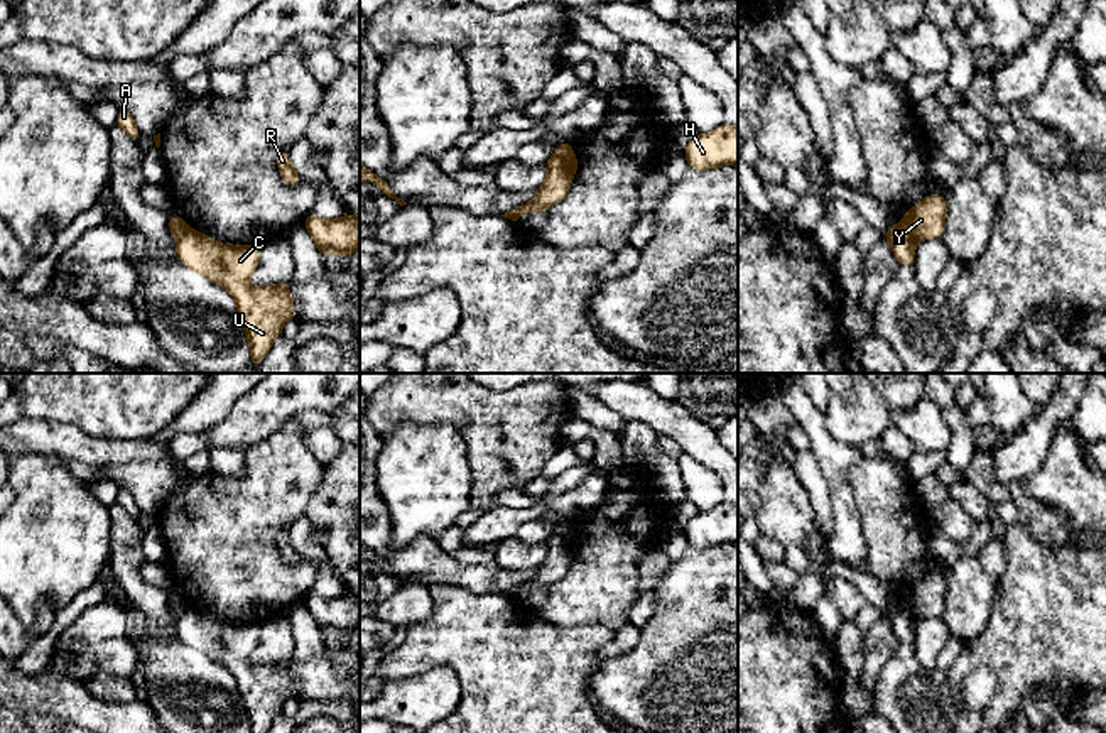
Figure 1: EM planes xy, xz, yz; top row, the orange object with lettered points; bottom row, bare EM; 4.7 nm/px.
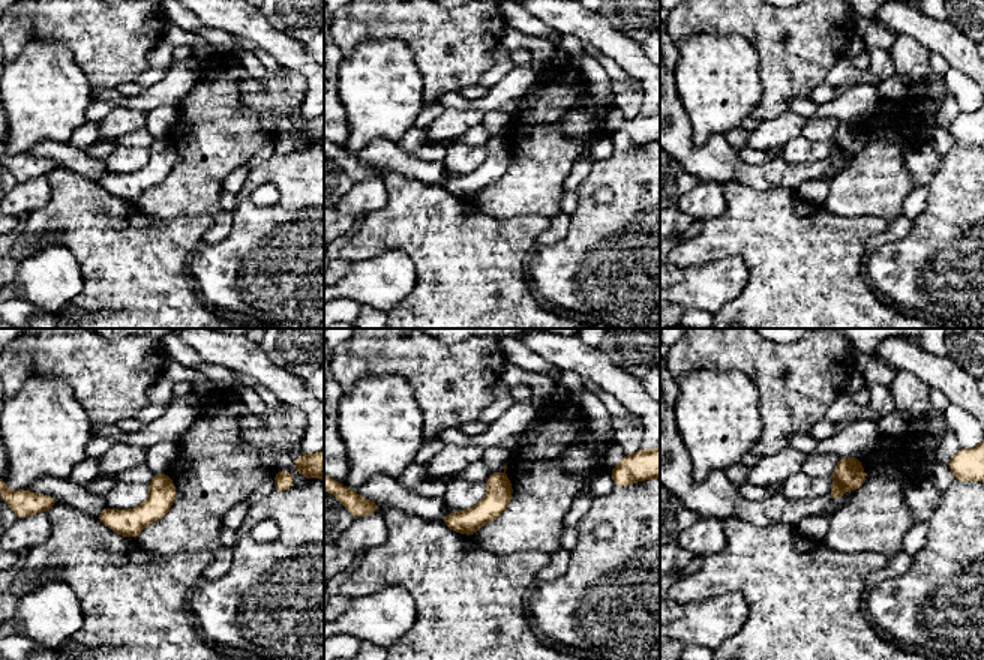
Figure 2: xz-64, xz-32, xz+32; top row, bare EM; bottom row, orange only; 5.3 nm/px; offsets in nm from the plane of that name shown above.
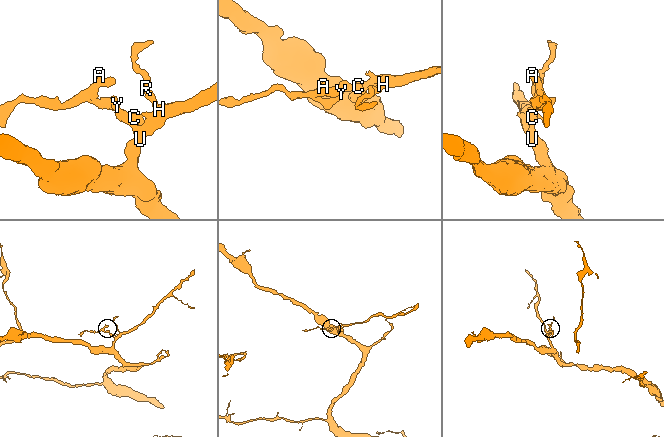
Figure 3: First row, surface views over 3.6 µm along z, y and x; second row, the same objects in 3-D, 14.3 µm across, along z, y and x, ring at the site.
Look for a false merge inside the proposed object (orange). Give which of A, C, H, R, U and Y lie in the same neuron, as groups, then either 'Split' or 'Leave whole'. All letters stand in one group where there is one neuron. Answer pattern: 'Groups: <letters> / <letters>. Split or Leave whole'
Groups: A Y / C H R U. Split

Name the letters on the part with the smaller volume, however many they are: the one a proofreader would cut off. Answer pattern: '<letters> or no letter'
A, Y

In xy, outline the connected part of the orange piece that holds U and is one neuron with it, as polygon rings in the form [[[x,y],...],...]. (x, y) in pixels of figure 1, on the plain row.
[[[186,606],[184,611],[176,616],[176,628],[177,637],[184,645],[204,654],[231,672],[236,681],[238,696],[241,698],[247,711],[252,733],[267,733],[275,716],[282,713],[282,704],[289,698],[297,698],[294,679],[289,671],[290,659],[262,665],[252,665],[248,662],[248,655],[258,645],[258,623],[226,623],[196,608]]]

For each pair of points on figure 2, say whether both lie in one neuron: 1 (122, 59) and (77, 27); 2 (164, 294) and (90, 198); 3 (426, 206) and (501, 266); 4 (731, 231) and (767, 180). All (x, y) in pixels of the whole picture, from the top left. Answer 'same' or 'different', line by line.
1: same
2: same
3: same
4: different

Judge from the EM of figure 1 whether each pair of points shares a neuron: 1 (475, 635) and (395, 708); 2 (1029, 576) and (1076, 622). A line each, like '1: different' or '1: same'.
1: different
2: same

